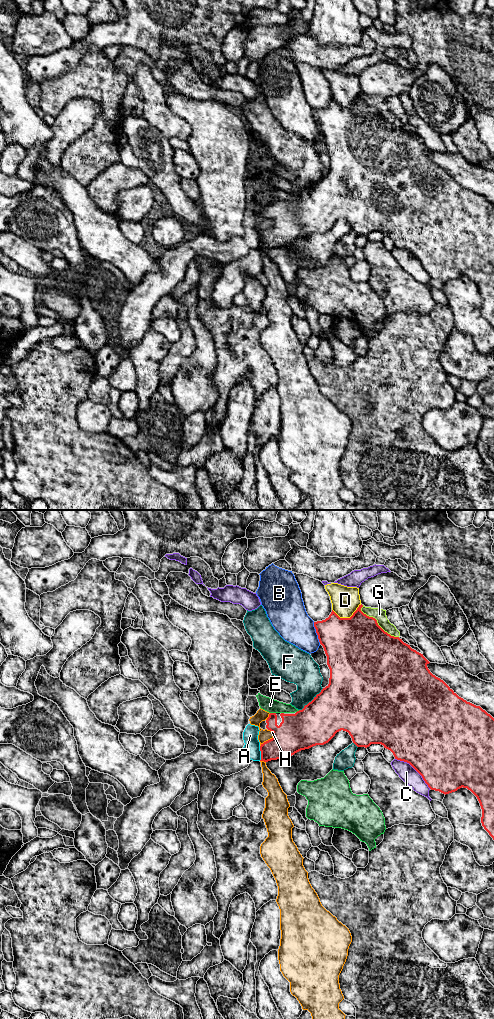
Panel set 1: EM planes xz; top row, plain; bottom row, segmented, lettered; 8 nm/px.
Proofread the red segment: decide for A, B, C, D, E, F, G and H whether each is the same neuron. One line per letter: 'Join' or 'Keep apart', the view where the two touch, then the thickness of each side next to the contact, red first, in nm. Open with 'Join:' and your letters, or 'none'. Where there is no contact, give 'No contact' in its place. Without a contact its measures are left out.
Join: A
A: Join. Touches red in xz. Thickness 260 nm (red) against 130 nm
B: Keep apart. Touches red in xz. Thickness 360 nm (red) against 300 nm
C: Keep apart. Touches red in xz. Thickness 500 nm (red) against 140 nm
D: Keep apart. Touches red in xz. Thickness 500 nm (red) against 220 nm
E: Keep apart. Touches red in xz. Thickness 300 nm (red) against 110 nm
F: Keep apart. Touches red in xz. Thickness 400 nm (red) against 240 nm
G: Keep apart. Touches red in xz. Thickness 480 nm (red) against 100 nm
H: Keep apart. Touches red in xz. Thickness 300 nm (red) against 100 nm

